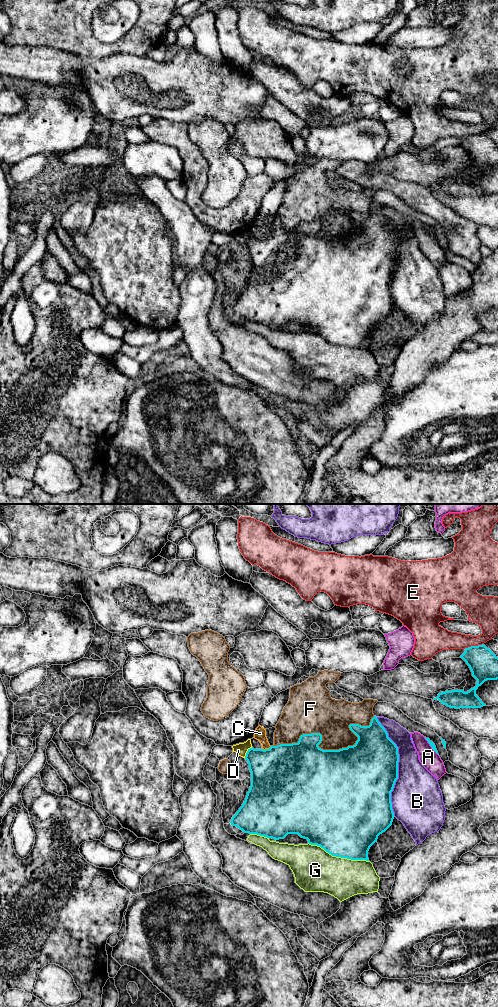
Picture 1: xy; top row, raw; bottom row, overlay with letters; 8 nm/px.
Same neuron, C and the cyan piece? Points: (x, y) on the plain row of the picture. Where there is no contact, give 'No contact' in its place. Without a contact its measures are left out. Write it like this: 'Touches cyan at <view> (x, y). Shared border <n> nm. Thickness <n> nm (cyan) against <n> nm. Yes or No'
Touches cyan at xy (266, 237). Shared border 80 nm. Thickness 500 nm (cyan) against 100 nm. No

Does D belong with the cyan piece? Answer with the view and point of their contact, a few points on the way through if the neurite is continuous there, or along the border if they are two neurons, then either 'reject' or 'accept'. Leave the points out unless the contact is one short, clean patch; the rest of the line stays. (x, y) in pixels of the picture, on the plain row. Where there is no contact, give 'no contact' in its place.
meets cyan in xy at (247, 240); border along xy (252, 235), (244, 245); reject

